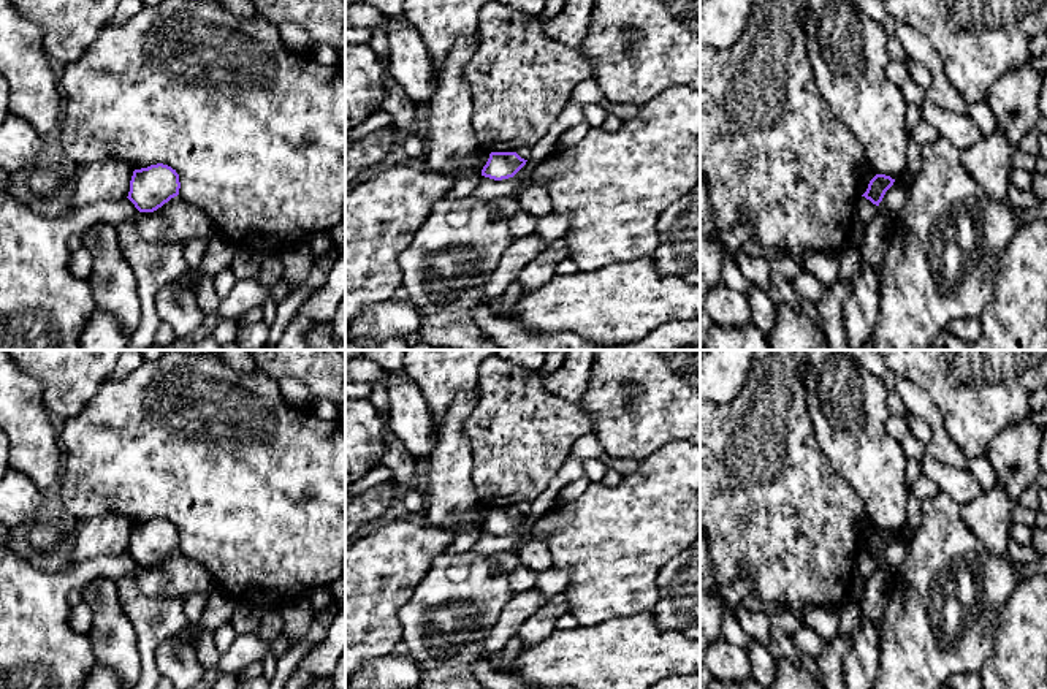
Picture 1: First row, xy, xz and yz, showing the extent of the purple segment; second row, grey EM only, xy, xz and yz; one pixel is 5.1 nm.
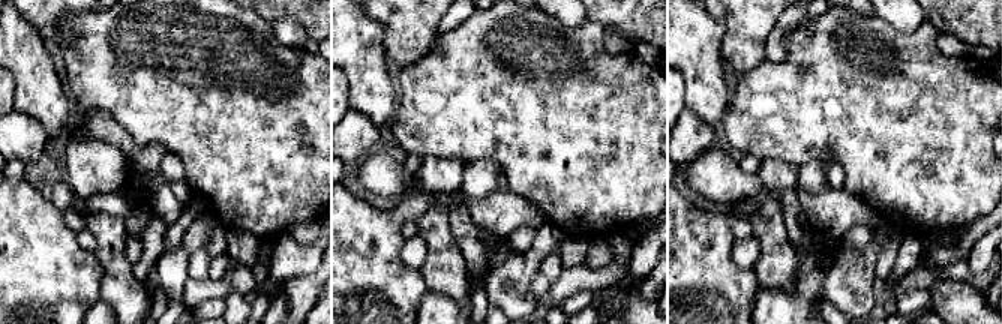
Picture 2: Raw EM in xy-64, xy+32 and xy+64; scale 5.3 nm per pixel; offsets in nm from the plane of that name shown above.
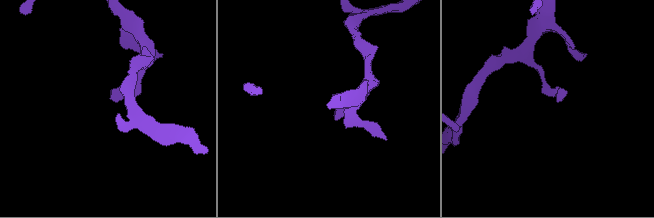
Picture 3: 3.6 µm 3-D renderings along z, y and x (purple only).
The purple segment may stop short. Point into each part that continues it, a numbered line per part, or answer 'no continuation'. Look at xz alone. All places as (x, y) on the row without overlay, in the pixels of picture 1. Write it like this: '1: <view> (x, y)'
no continuation

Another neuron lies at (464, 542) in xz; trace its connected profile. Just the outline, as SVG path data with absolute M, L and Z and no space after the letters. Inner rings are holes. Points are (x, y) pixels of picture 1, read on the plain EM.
M477 531L455 535L451 545L445 550L445 553L448 554L470 553L478 539L480 532Z

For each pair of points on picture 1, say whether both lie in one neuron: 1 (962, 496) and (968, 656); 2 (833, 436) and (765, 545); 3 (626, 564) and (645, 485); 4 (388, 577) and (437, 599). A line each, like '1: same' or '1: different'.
1: different
2: different
3: same
4: different

